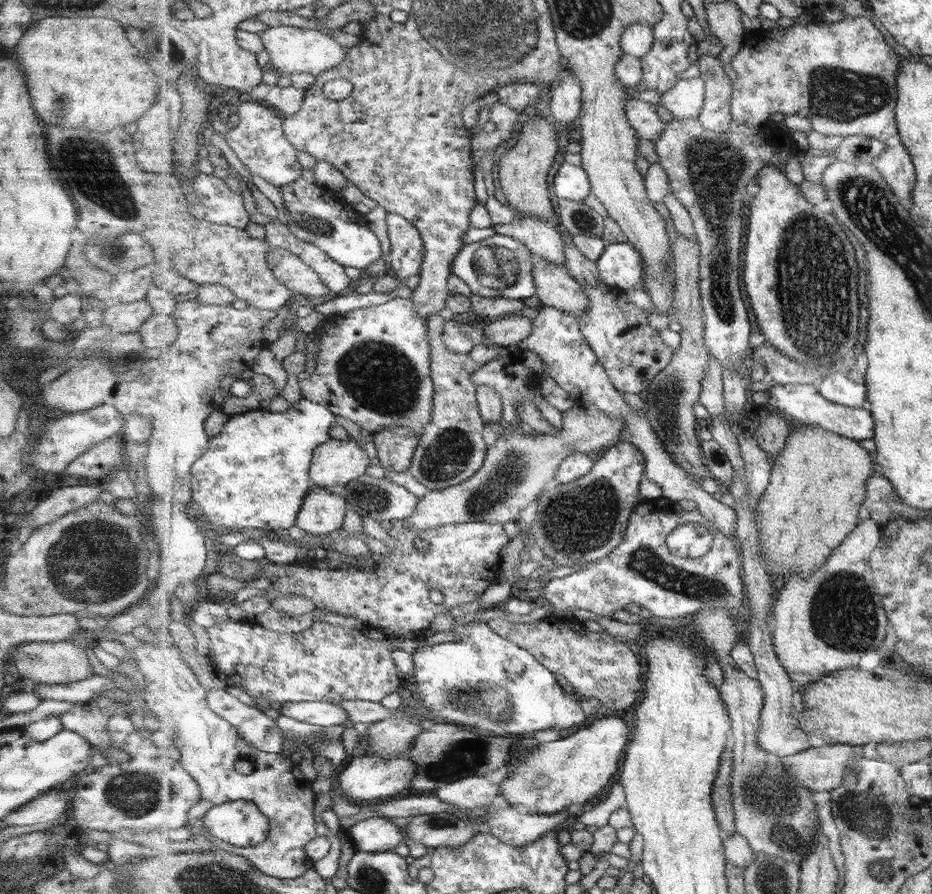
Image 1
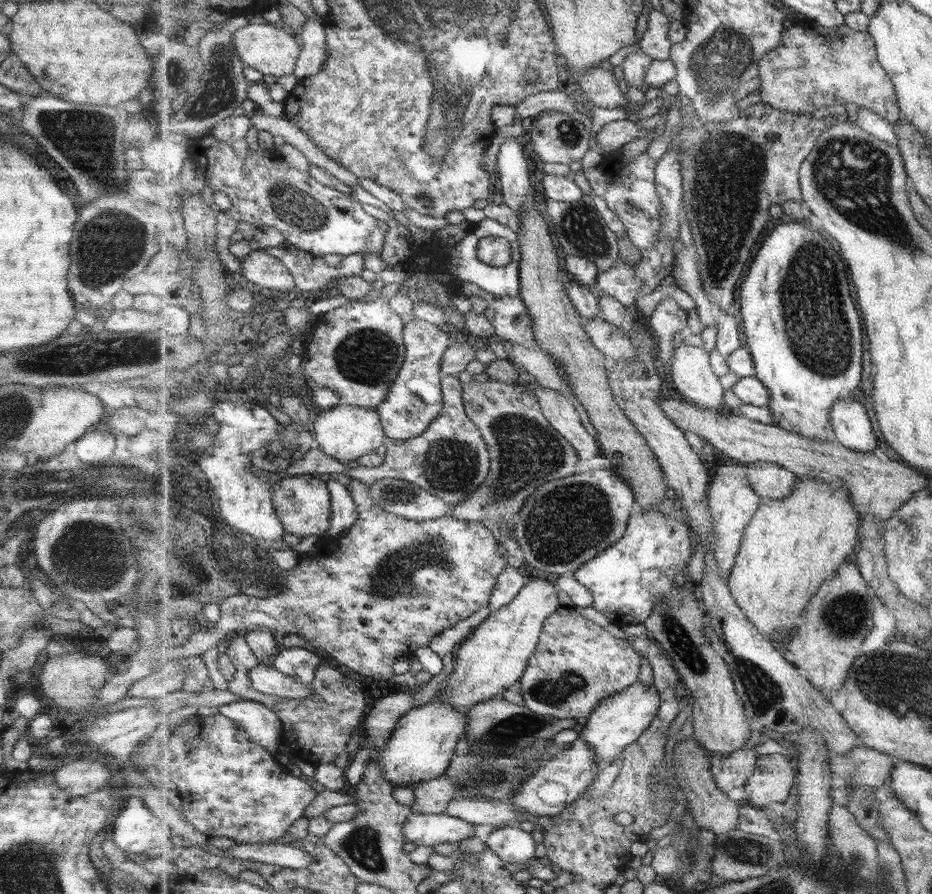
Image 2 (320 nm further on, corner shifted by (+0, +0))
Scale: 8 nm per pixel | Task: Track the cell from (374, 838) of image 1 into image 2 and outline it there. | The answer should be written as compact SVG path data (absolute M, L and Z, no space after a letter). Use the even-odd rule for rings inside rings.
M414 812L404 824L406 840L417 845L428 847L445 844L445 842L459 844L477 834L477 826L466 820L441 814L419 814Z

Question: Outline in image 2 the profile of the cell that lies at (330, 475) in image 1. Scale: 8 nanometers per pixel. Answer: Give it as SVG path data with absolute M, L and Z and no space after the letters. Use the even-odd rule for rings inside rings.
M347 402L316 413L312 427L318 448L343 464L357 462L361 456L375 453L375 450L379 446L385 446L389 439L378 407L353 406Z

